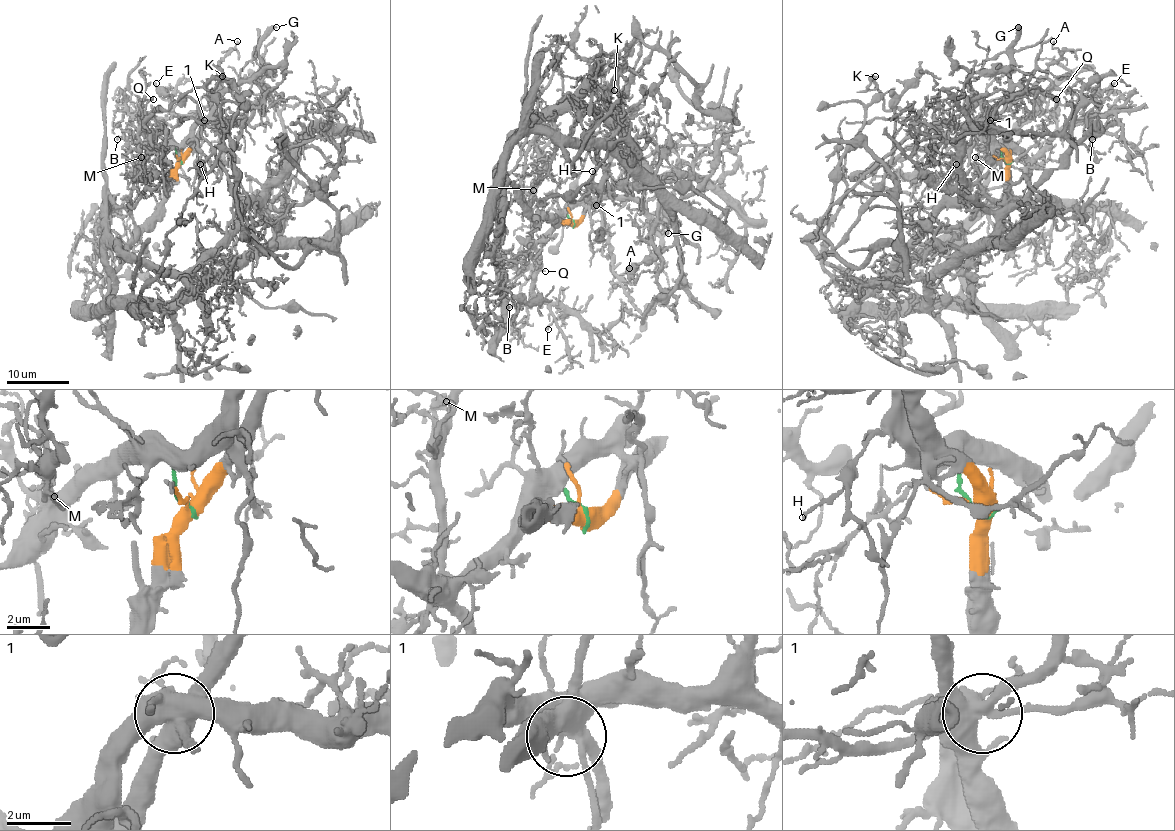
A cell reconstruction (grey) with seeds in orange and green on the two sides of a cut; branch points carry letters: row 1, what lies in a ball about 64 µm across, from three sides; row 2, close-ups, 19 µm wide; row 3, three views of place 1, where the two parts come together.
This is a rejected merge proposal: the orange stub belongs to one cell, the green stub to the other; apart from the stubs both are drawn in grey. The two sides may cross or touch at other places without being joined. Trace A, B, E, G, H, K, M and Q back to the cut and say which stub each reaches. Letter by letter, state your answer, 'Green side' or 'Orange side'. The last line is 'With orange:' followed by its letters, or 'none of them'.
A: Green side
B: Green side
E: Green side
G: Green side
H: Green side
K: Green side
M: Green side
Q: Green side
With orange: none of them

